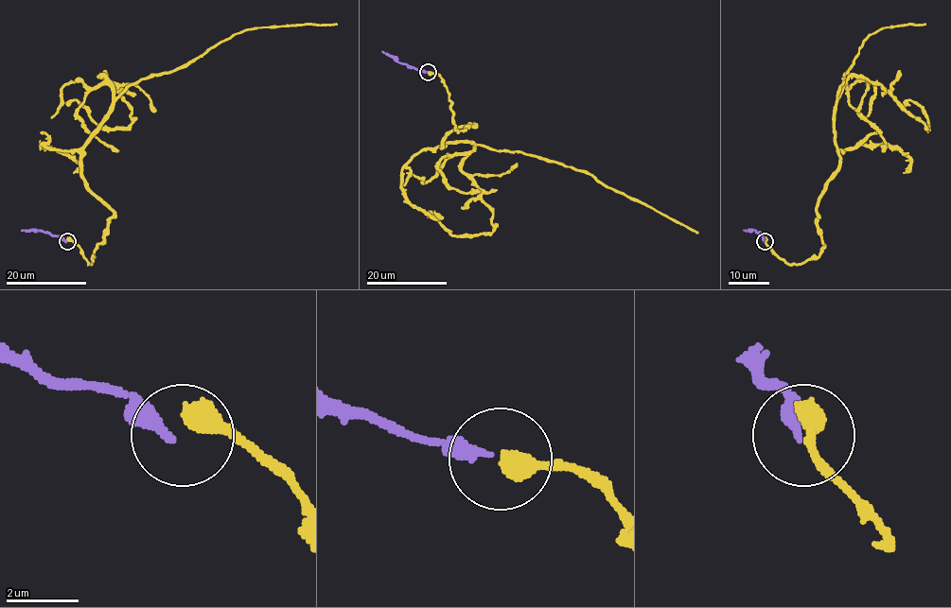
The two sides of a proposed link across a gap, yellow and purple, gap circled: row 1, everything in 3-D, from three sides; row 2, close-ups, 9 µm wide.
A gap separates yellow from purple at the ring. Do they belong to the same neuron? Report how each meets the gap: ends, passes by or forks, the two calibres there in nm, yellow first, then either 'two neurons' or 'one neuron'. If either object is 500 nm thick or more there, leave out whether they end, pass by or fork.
650 nm thick on the yellow side, 240 nm on the other; two neurons

